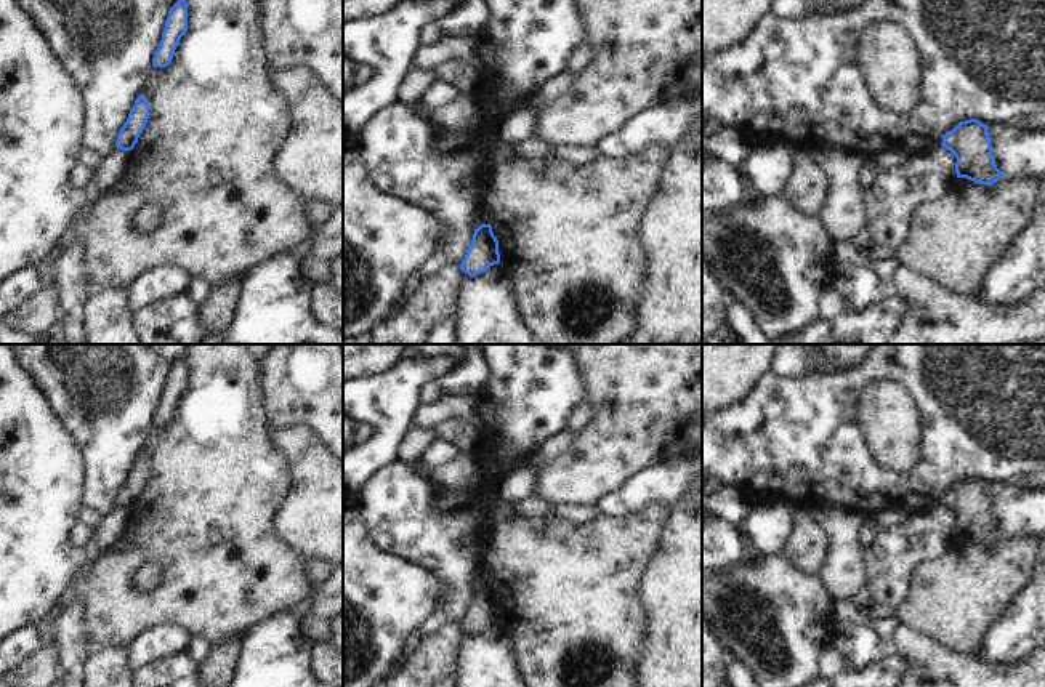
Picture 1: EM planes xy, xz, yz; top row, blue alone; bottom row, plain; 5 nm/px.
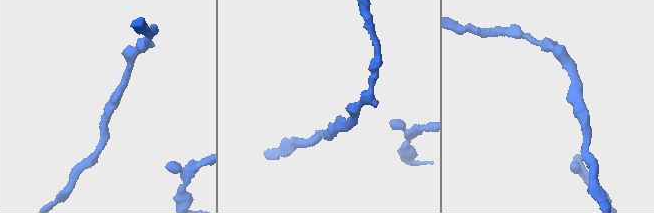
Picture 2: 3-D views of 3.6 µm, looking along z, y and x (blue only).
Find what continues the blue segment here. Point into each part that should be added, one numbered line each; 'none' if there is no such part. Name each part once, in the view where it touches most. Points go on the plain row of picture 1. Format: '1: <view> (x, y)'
none

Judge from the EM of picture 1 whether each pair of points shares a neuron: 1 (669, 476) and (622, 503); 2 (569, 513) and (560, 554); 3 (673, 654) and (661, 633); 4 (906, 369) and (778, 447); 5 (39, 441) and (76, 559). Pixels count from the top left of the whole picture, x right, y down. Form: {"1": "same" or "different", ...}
{"1": "same", "2": "different", "3": "same", "4": "same", "5": "same"}

